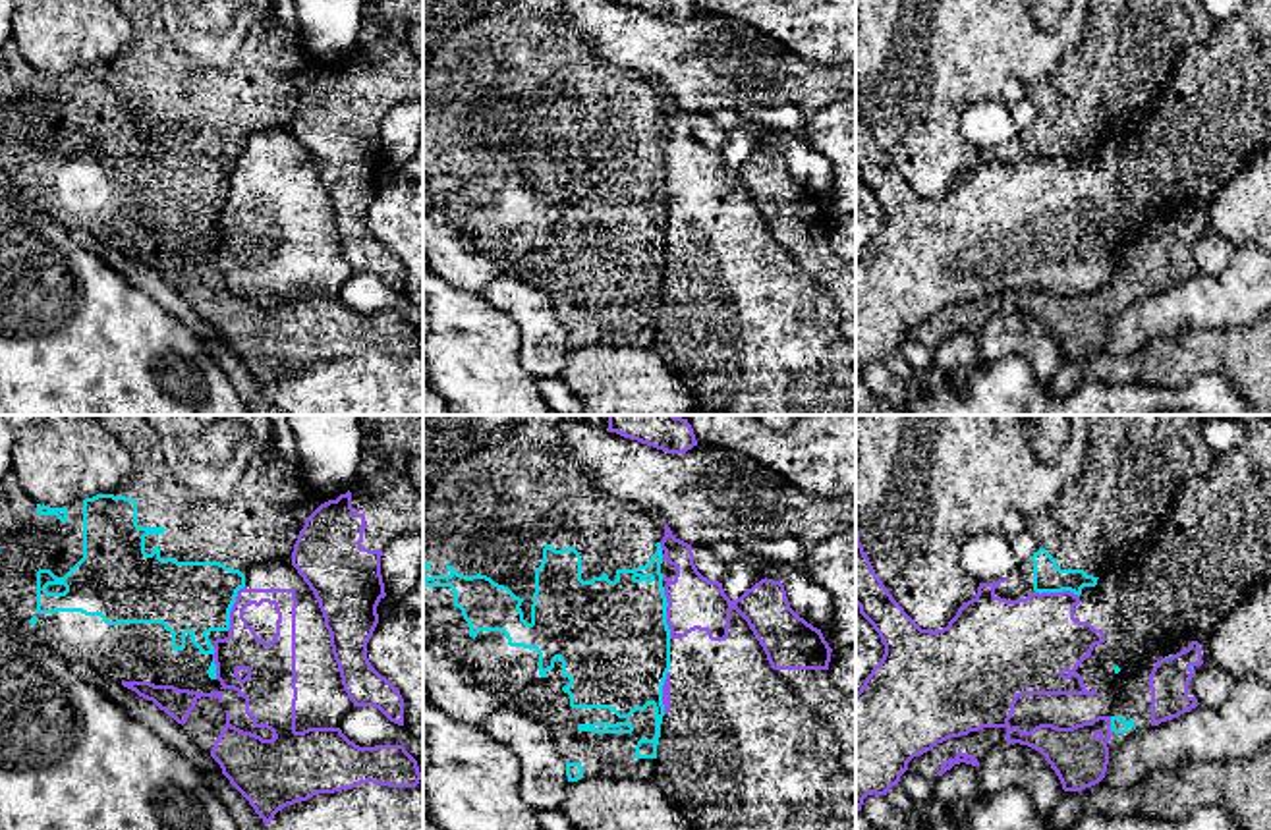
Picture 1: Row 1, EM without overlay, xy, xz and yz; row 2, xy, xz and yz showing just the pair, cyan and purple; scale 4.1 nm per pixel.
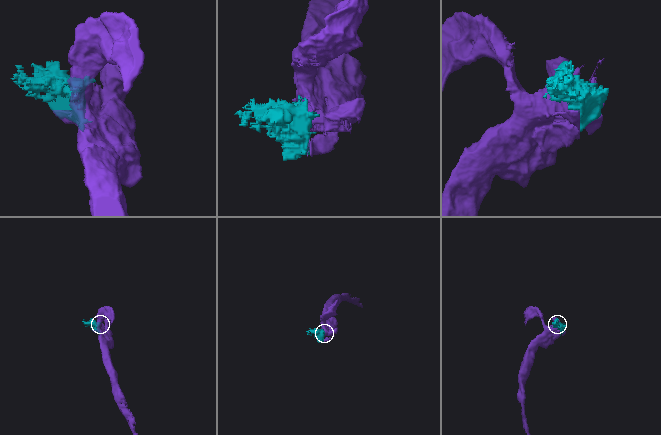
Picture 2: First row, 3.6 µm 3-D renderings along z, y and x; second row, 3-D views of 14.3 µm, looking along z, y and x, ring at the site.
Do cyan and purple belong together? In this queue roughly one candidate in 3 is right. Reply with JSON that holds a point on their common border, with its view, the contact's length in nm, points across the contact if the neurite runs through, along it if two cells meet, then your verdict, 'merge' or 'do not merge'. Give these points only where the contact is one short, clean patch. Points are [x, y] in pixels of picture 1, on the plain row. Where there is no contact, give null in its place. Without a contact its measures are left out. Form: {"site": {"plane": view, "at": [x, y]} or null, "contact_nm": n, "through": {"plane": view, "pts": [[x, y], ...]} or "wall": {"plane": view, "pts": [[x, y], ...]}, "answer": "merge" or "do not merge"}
{"site": {"plane": "xz", "at": [665, 180]}, "contact_nm": 220, "answer": "do not merge"}

